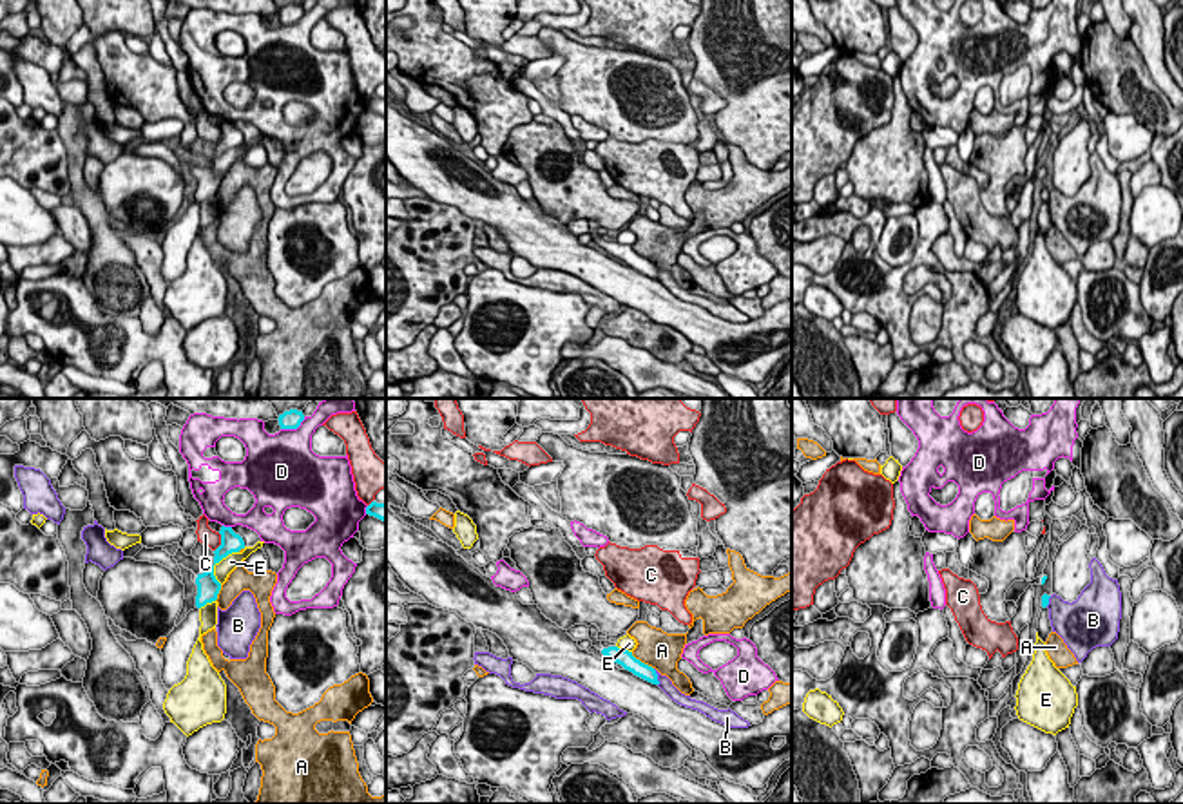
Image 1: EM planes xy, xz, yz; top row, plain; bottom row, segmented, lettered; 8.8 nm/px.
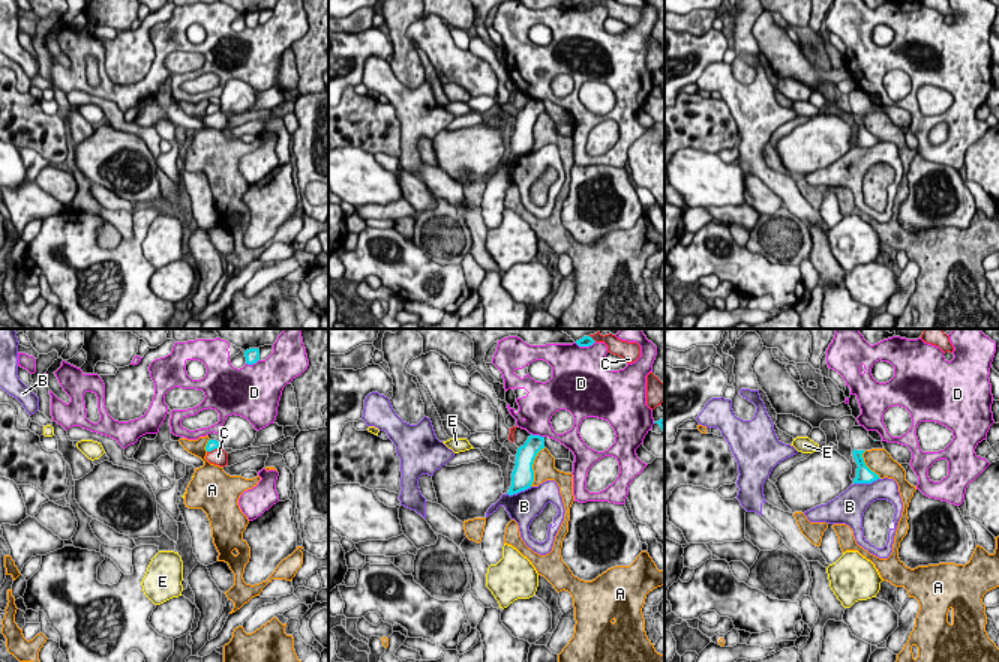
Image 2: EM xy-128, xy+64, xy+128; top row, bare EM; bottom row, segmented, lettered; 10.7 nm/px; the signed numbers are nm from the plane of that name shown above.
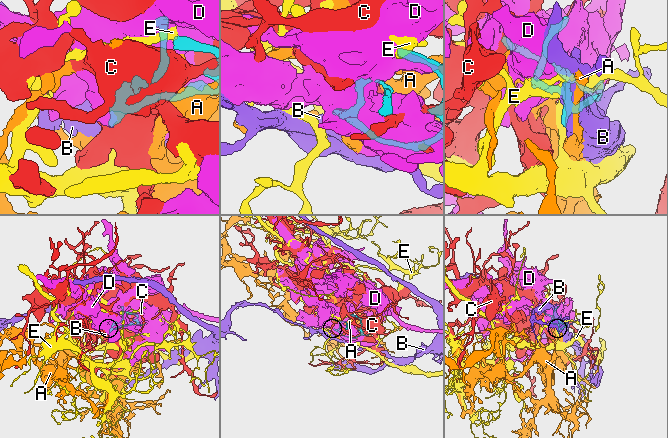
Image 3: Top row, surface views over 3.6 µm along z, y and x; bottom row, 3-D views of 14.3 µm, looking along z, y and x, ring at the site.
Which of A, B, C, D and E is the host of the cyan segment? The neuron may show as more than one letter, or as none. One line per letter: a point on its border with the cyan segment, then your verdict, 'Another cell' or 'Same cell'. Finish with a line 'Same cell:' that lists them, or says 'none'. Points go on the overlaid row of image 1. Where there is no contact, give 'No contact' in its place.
A: Touches cyan at xz (640, 661). Another cell
B: Touches cyan at xz (656, 678). Another cell
C: Touches cyan at xy (221, 542). Another cell
D: Touches cyan at xy (227, 527). Another cell
E: Touches cyan at xy (216, 562). Another cell
Same cell: none

